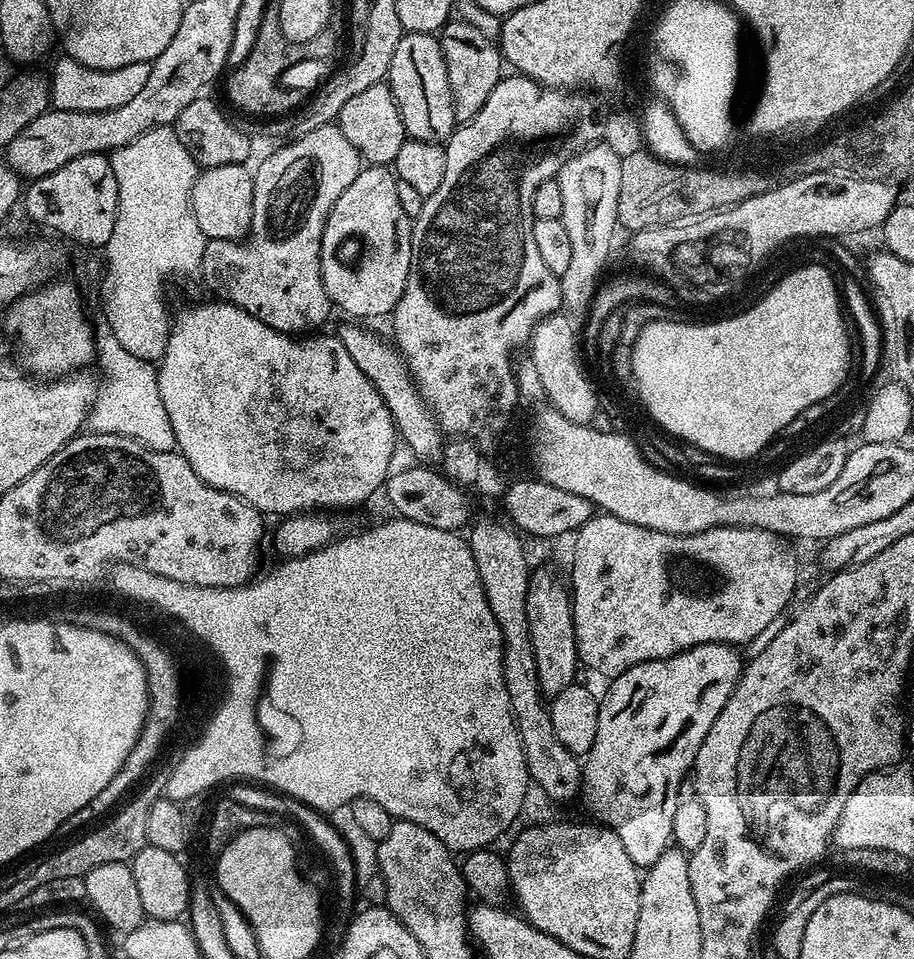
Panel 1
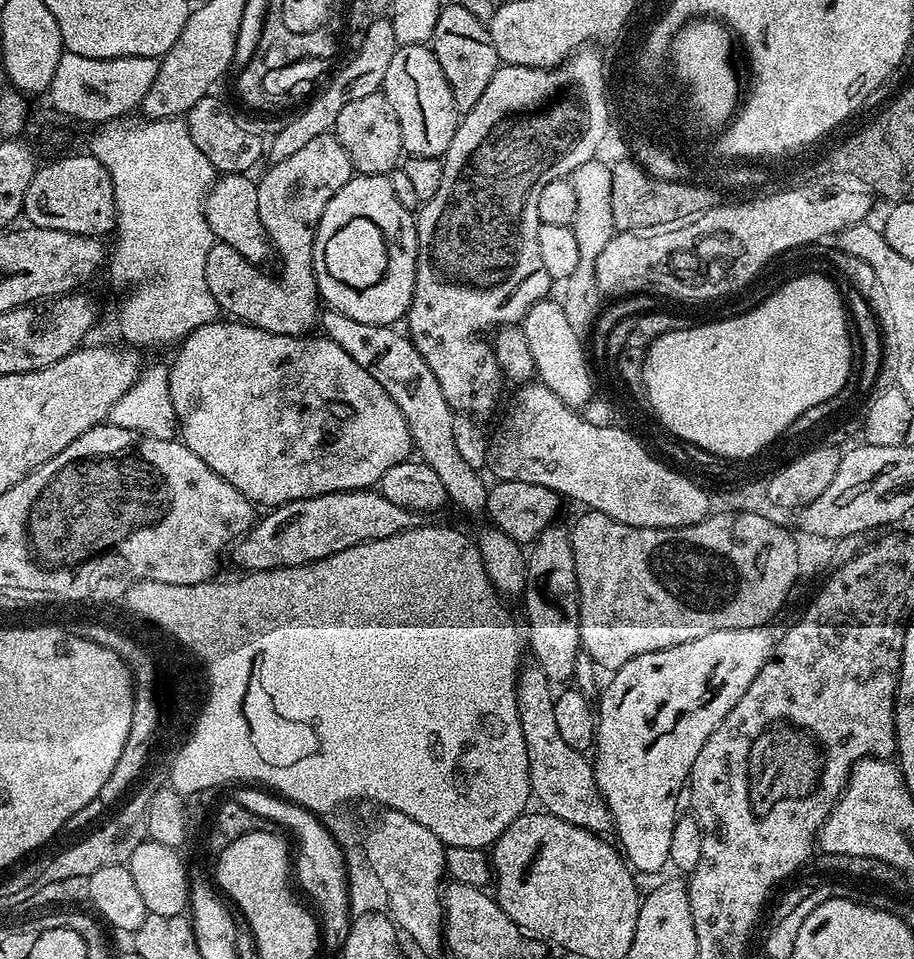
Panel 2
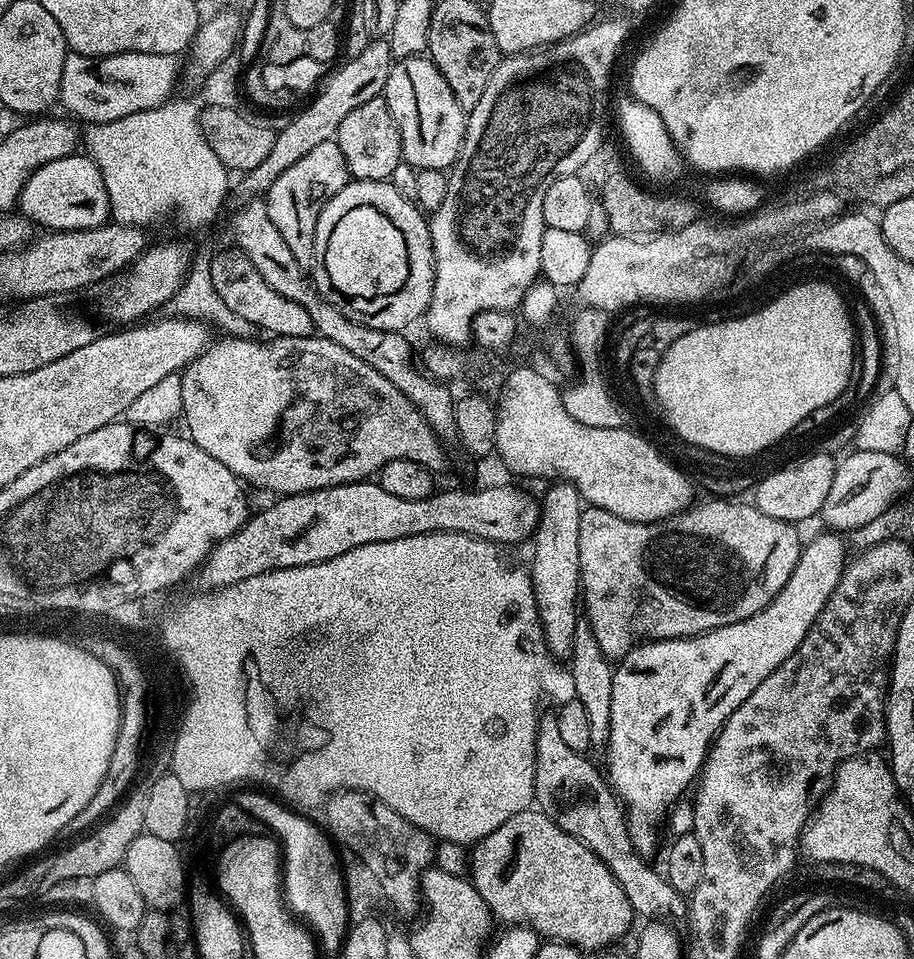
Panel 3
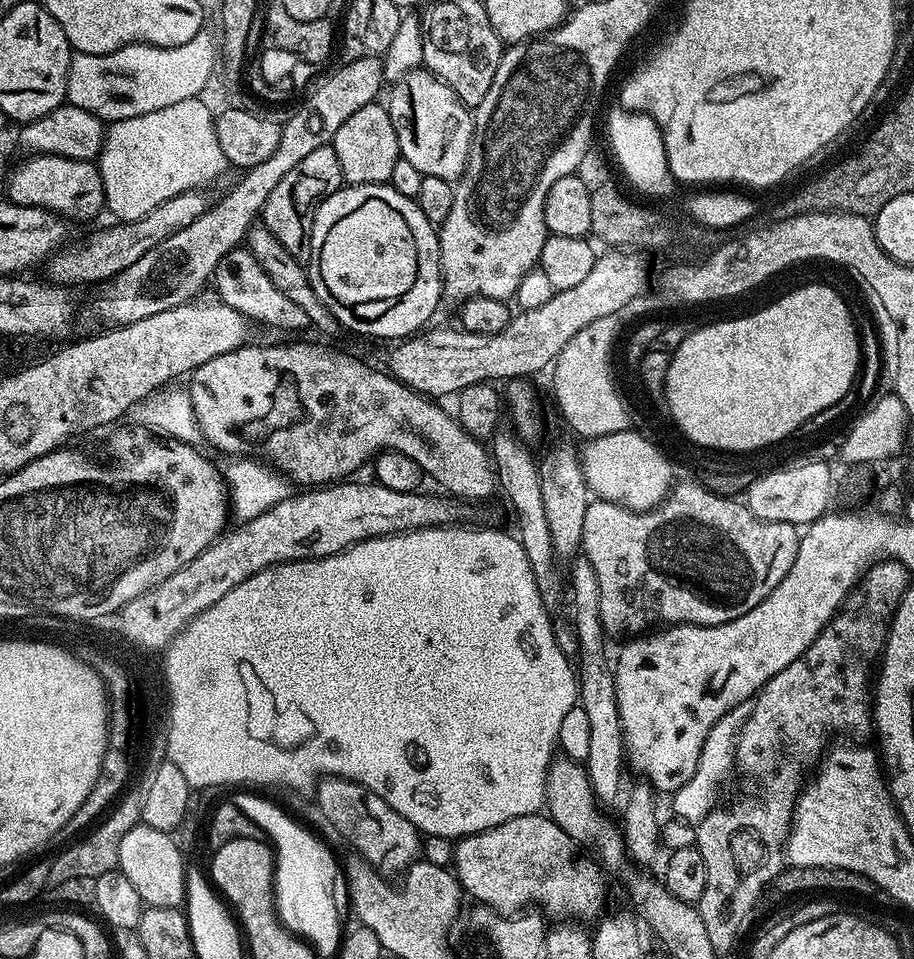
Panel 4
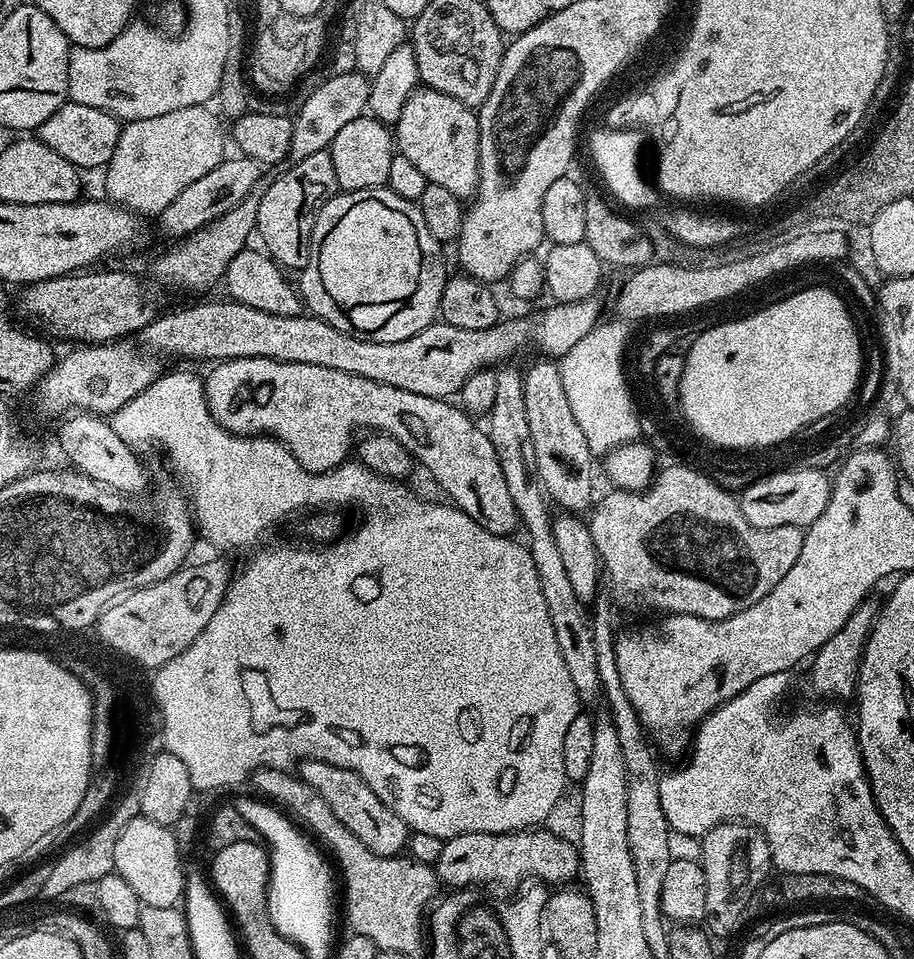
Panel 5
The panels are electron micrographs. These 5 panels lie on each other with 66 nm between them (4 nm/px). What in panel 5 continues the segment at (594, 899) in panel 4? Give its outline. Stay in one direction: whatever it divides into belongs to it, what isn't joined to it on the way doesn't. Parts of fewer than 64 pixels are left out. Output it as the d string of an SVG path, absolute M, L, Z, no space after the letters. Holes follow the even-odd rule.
M543 827L525 828L522 832L463 832L444 840L442 852L434 865L441 885L456 888L484 884L516 884L531 878L548 886L564 886L577 879L581 871L580 854L575 843L563 840Z

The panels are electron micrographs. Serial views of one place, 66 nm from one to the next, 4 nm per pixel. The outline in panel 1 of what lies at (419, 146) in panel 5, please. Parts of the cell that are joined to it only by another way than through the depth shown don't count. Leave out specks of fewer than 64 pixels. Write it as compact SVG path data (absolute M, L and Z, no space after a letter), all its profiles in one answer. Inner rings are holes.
M405 32L394 50L394 58L390 61L390 70L386 77L388 89L394 94L394 102L402 114L405 133L413 140L447 141L457 127L454 114L454 102L450 94L450 82L446 74L444 52L440 48L439 39L433 34L414 34Z

